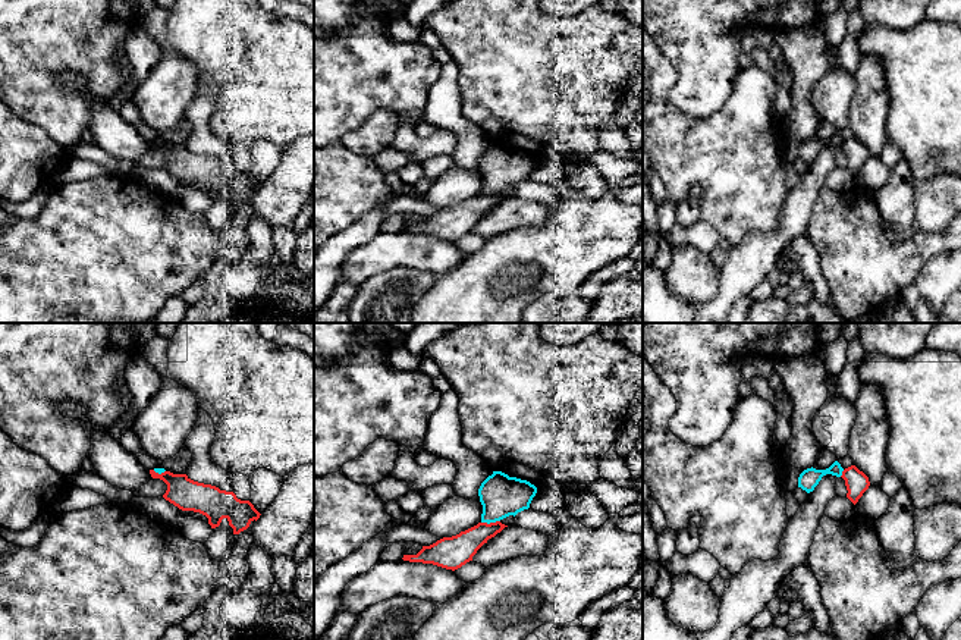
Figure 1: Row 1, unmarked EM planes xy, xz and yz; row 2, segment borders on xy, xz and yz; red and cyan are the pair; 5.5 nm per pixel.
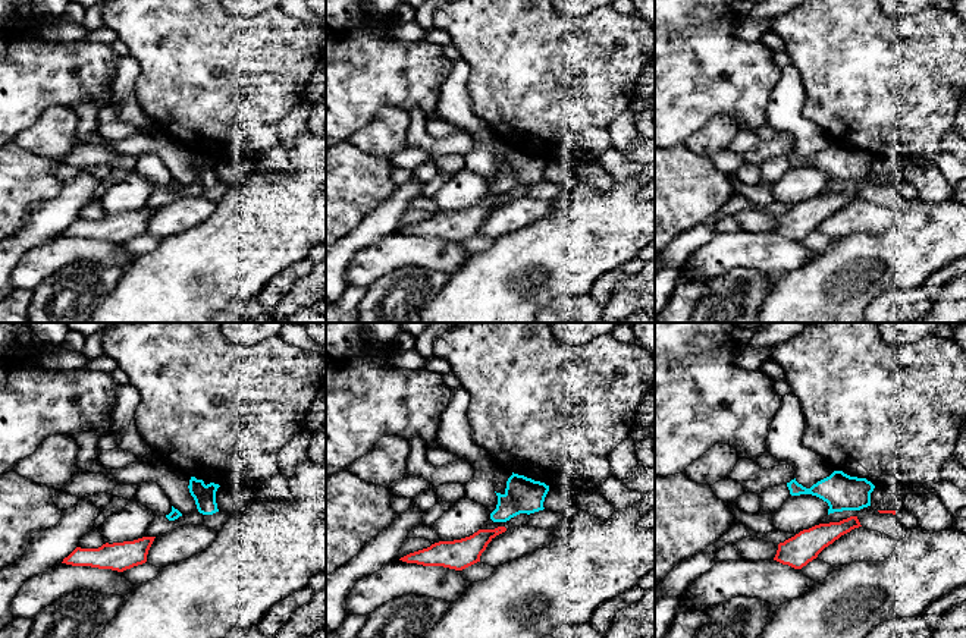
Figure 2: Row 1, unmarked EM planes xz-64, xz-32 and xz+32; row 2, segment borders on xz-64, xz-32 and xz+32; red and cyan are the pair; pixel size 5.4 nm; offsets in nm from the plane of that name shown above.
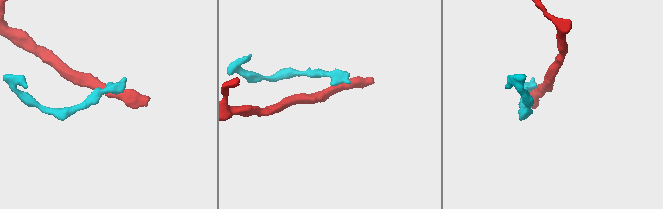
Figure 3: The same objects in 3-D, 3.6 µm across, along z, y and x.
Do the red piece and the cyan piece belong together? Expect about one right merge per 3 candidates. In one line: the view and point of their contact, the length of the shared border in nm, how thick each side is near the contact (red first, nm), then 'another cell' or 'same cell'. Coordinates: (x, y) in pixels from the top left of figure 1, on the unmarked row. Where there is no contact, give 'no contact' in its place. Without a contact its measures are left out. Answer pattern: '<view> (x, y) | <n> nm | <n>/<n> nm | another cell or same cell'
xz (490, 194) | 110 nm | 170/220 nm | another cell

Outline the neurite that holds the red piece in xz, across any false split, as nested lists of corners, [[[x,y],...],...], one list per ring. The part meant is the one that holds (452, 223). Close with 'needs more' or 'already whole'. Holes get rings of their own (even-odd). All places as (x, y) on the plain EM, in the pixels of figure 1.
[[[500,192],[478,194],[452,208],[443,208],[430,217],[423,217],[417,226],[403,226],[403,232],[433,235],[446,241],[458,241],[472,232],[477,222],[505,198]]]; already whole

